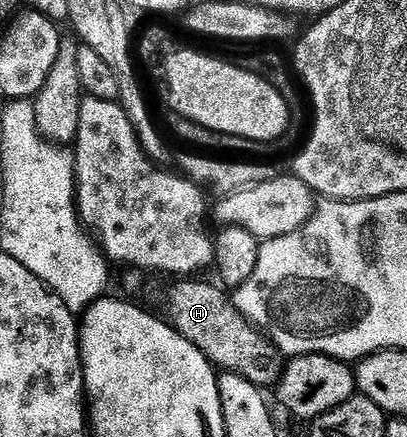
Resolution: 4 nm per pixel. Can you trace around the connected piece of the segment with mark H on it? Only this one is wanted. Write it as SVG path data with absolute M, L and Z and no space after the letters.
M201 280L170 281L173 283L165 290L165 321L191 340L191 344L195 344L195 348L199 348L218 371L246 378L260 388L276 387L287 369L286 355L237 311L232 297L220 285L197 281Z

